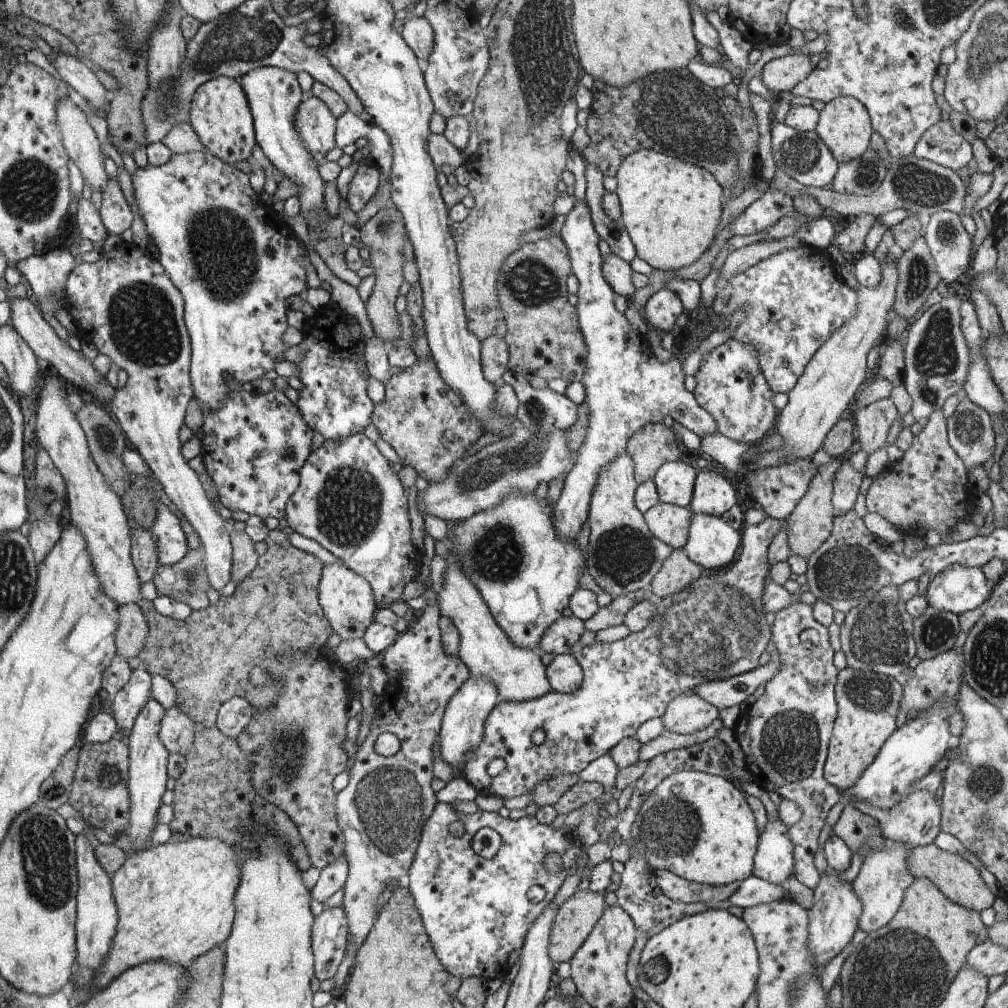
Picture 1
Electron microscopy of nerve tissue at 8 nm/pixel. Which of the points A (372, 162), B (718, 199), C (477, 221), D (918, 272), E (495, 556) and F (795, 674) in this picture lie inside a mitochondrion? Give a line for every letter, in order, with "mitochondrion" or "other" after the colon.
A: other
B: other
C: other
D: mitochondrion
E: mitochondrion
F: other

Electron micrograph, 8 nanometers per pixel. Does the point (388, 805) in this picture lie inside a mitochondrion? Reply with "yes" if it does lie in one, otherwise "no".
yes

